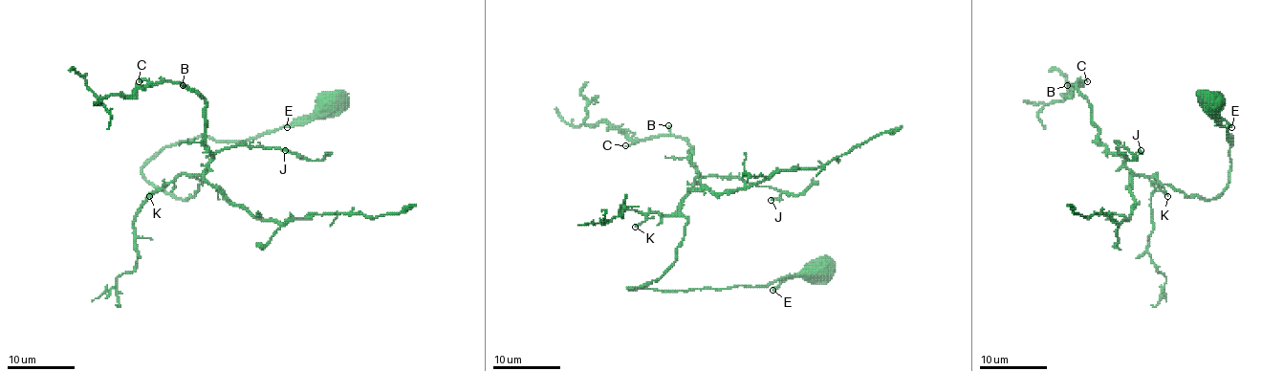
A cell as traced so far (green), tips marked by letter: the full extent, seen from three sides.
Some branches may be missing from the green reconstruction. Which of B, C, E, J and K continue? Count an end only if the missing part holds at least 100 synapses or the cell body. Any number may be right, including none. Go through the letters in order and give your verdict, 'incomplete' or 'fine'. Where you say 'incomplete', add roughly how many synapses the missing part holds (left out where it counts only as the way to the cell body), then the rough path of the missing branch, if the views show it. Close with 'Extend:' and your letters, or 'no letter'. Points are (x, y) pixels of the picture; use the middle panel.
B: fine
C: fine
E: fine
J: fine
K: fine
Extend: no letter

